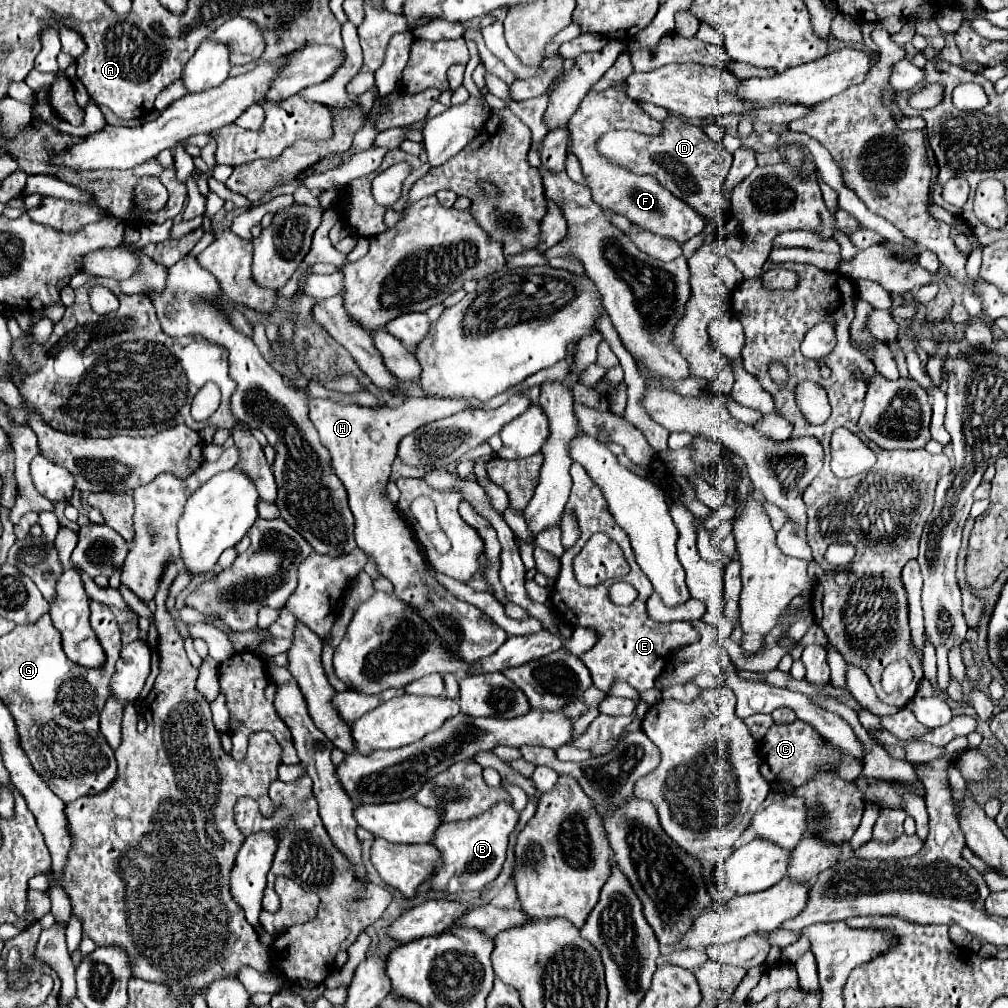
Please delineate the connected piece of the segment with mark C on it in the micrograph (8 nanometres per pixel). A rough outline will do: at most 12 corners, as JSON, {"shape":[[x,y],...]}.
{"shape":[[809,723],[771,725],[761,741],[777,781],[799,787],[831,763],[857,779],[861,763]]}

